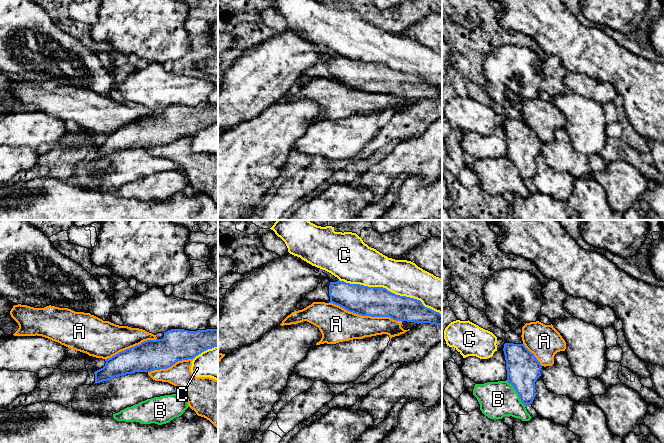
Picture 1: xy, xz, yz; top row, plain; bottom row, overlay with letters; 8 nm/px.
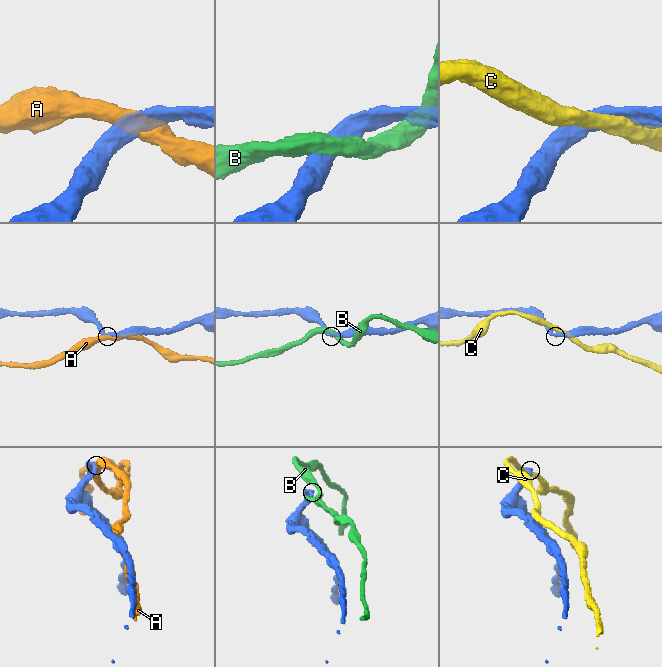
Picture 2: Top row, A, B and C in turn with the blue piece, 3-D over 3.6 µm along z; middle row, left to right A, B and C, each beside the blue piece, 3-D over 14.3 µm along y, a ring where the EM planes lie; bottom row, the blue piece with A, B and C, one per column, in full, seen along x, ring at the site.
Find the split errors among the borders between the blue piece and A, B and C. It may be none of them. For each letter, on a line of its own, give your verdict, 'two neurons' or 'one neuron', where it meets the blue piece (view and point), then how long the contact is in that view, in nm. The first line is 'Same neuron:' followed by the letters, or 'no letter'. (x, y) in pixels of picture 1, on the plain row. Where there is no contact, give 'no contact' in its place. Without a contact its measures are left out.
Same neuron: no letter
A: two neurons | xz (366, 91) | 600 nm
B: two neurons | yz (517, 168) | 260 nm
C: two neurons | xz (389, 67) | 850 nm

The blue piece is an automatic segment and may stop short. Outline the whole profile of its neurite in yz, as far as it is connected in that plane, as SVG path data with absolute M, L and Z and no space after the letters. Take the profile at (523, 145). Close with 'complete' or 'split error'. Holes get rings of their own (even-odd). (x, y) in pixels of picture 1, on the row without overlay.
M504 120L507 157L513 162L524 181L535 174L535 158L541 152L542 141L524 120Z; complete

